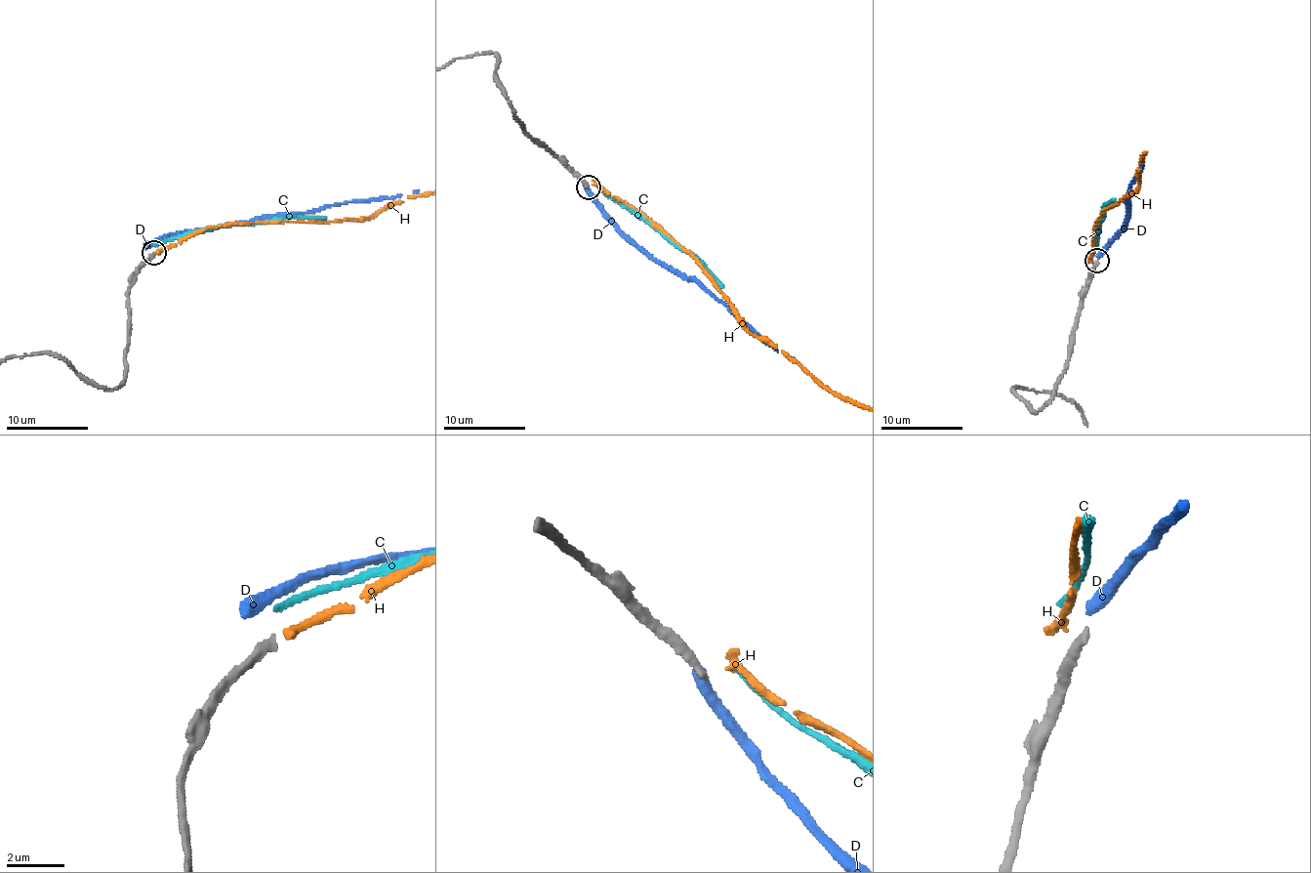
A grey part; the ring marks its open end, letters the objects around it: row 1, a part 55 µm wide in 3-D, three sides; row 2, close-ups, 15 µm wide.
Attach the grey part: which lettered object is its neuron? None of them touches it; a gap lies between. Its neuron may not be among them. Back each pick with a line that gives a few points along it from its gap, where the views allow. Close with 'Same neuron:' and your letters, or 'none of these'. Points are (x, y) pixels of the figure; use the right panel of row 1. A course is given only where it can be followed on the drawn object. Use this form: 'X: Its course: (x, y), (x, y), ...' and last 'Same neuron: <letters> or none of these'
Same neuron: none of these

